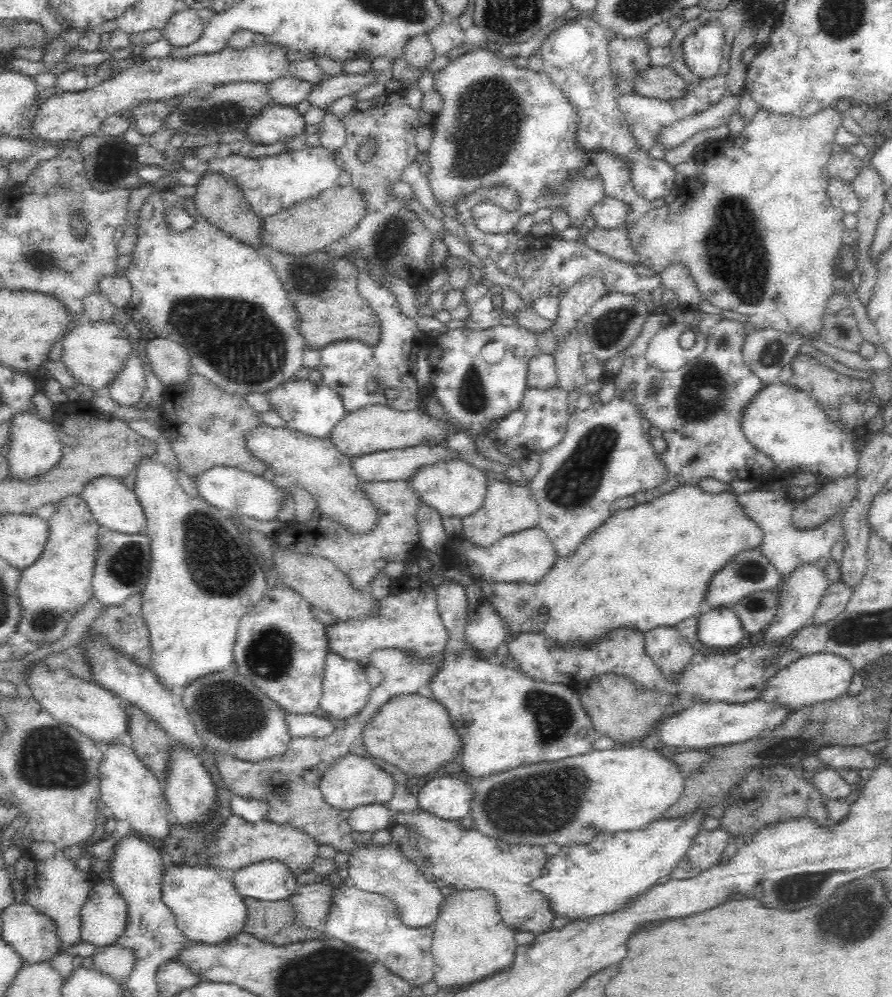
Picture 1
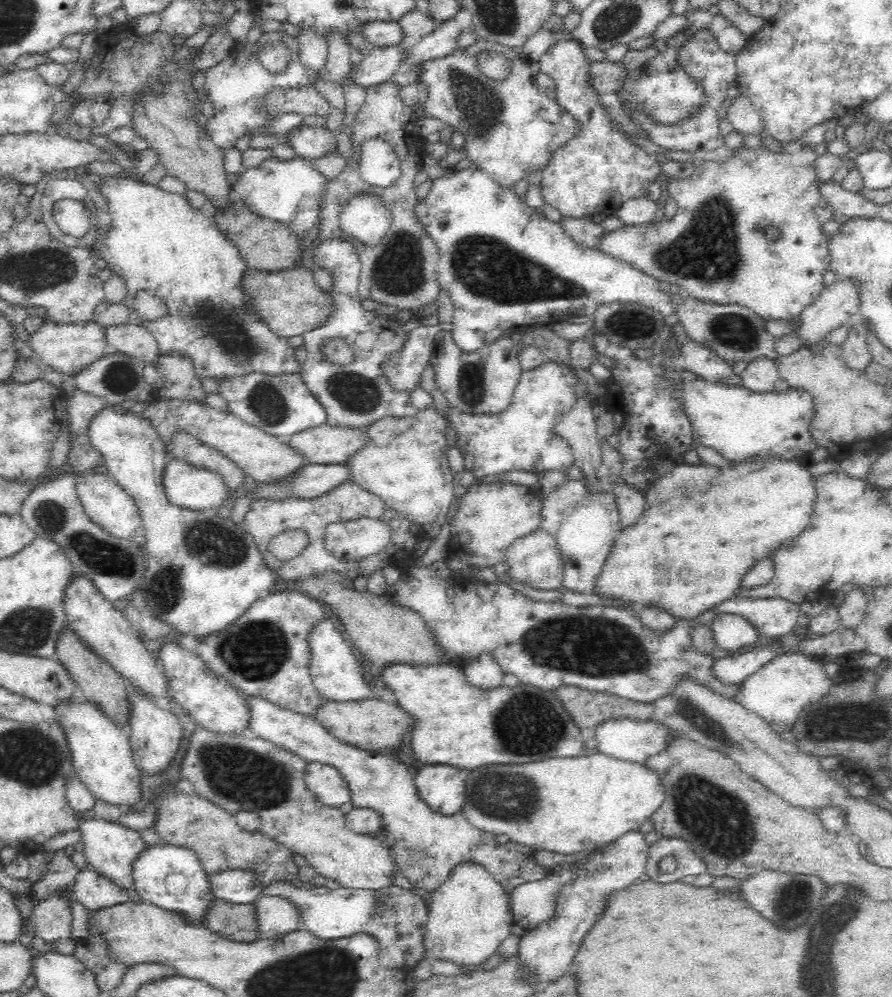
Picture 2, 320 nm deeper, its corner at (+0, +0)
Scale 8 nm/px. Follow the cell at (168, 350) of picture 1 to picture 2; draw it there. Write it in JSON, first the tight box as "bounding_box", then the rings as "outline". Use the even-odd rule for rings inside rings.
{"bounding_box":[106,322,163,365],"outline":[[[132,322],[106,327],[106,340],[109,351],[124,352],[136,360],[141,360],[145,365],[156,365],[163,355],[158,341],[146,326]]]}

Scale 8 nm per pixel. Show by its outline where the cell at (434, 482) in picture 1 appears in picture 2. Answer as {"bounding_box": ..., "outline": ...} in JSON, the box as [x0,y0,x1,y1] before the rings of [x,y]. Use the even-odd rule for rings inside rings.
{"bounding_box":[346,406,457,525],"outline":[[[433,406],[416,411],[416,414],[410,417],[382,418],[368,426],[368,446],[356,452],[346,462],[350,465],[350,478],[354,483],[378,495],[390,508],[403,514],[410,521],[423,525],[426,523],[443,525],[448,522],[446,515],[457,489],[454,482],[456,472],[450,468],[446,453],[452,440],[446,422]]]}

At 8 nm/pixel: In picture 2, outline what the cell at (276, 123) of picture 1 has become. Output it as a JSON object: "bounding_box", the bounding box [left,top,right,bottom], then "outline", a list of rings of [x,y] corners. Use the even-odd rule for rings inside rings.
{"bounding_box":[286,125,336,160],"outline":[[[298,125],[287,132],[286,140],[296,151],[297,157],[316,160],[326,152],[336,150],[336,136],[326,130],[326,127]]]}

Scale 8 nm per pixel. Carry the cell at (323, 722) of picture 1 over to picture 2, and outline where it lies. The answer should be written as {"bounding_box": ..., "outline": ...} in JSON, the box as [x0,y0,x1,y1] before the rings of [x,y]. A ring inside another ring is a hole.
{"bounding_box":[248,697,546,921],"outline":[[[248,697],[252,707],[252,720],[248,733],[273,742],[308,762],[320,762],[336,767],[350,787],[350,798],[354,807],[366,807],[378,811],[381,826],[389,840],[387,845],[394,857],[400,874],[422,890],[435,892],[450,876],[450,872],[462,862],[482,865],[494,880],[498,881],[508,897],[507,913],[514,921],[512,896],[516,888],[526,882],[542,880],[546,869],[538,863],[535,850],[517,842],[496,843],[496,835],[474,828],[466,815],[458,811],[452,816],[434,812],[418,794],[414,776],[406,766],[392,756],[362,751],[342,743],[326,726],[314,717],[280,708],[260,697]]]}

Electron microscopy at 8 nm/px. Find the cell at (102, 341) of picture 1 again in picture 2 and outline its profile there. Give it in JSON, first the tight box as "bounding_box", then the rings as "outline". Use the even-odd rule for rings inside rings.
{"bounding_box":[28,320,109,376],"outline":[[[94,320],[79,323],[45,322],[38,328],[38,332],[30,335],[28,346],[36,354],[39,365],[52,369],[64,376],[75,376],[88,368],[92,362],[102,358],[109,352],[106,344],[106,327]]]}

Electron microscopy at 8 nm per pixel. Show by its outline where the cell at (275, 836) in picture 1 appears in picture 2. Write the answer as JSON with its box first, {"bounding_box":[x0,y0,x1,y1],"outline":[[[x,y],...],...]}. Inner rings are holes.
{"bounding_box":[153,786,298,885],"outline":[[[174,786],[168,792],[162,792],[154,806],[158,806],[157,818],[153,827],[166,840],[195,851],[204,870],[214,875],[226,870],[244,868],[254,872],[260,883],[269,885],[276,881],[292,882],[298,877],[298,866],[294,862],[293,850],[258,831],[244,830],[235,821],[234,815],[196,793],[182,793]]]}

